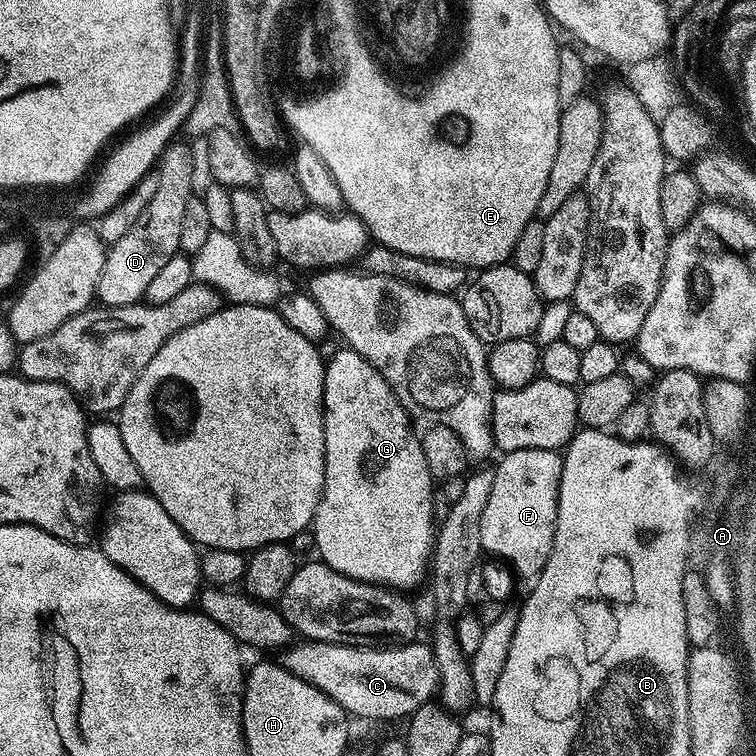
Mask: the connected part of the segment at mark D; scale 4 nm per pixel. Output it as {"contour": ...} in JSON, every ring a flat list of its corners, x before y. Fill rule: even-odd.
{"contour":[[175,144,163,153,162,163,158,168,158,190,155,191,154,198,150,198,150,206,146,206,146,210,138,214,138,222,134,222,134,226,130,226,130,230,107,249,102,278,96,287,101,305,117,308,141,301,151,279,162,270,162,266,166,266,166,262,170,262,170,258,180,252,178,233,182,227,182,214,186,214,186,202,193,195,193,149,184,144]]}

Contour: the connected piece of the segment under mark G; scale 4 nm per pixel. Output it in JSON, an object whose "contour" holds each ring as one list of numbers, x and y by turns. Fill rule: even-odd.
{"contour":[[341,347,341,352,336,352,327,361,324,369,324,489,320,495,320,501,316,507,316,514,312,517,310,532,316,535,316,548,320,551,319,559,329,564,334,570,346,574,350,578,360,580,364,584,378,584,387,586,393,590,405,590,404,588,416,588,420,583,425,583,430,572,430,561,436,542,438,523,433,512,434,481,430,470,426,466,426,454,422,454,422,446,417,429,412,429,407,410,400,404,400,399,394,394,394,390,386,382,382,374,366,358,362,358,351,348]]}

